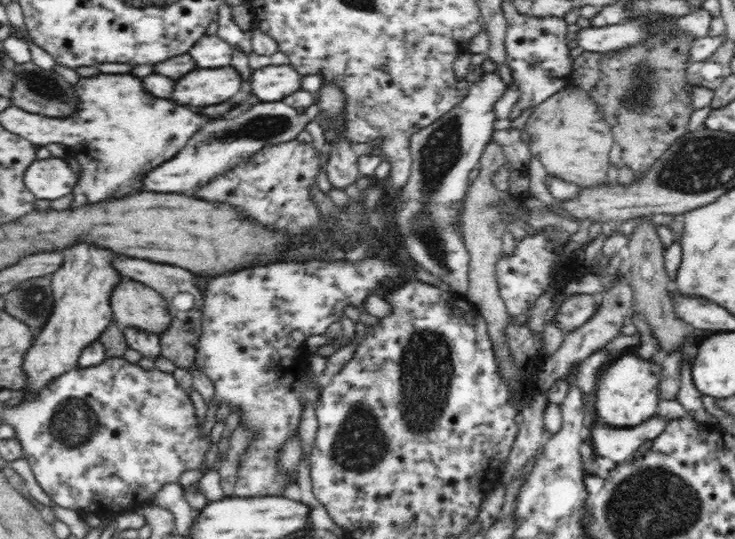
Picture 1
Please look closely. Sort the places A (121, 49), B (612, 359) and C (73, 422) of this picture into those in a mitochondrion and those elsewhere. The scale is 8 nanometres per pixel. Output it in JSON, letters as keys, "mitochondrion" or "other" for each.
{"A":"other","B":"other","C":"mitochondrion"}

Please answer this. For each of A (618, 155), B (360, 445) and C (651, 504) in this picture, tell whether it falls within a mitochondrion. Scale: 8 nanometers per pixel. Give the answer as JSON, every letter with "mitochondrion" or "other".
{"A":"other","B":"mitochondrion","C":"mitochondrion"}

